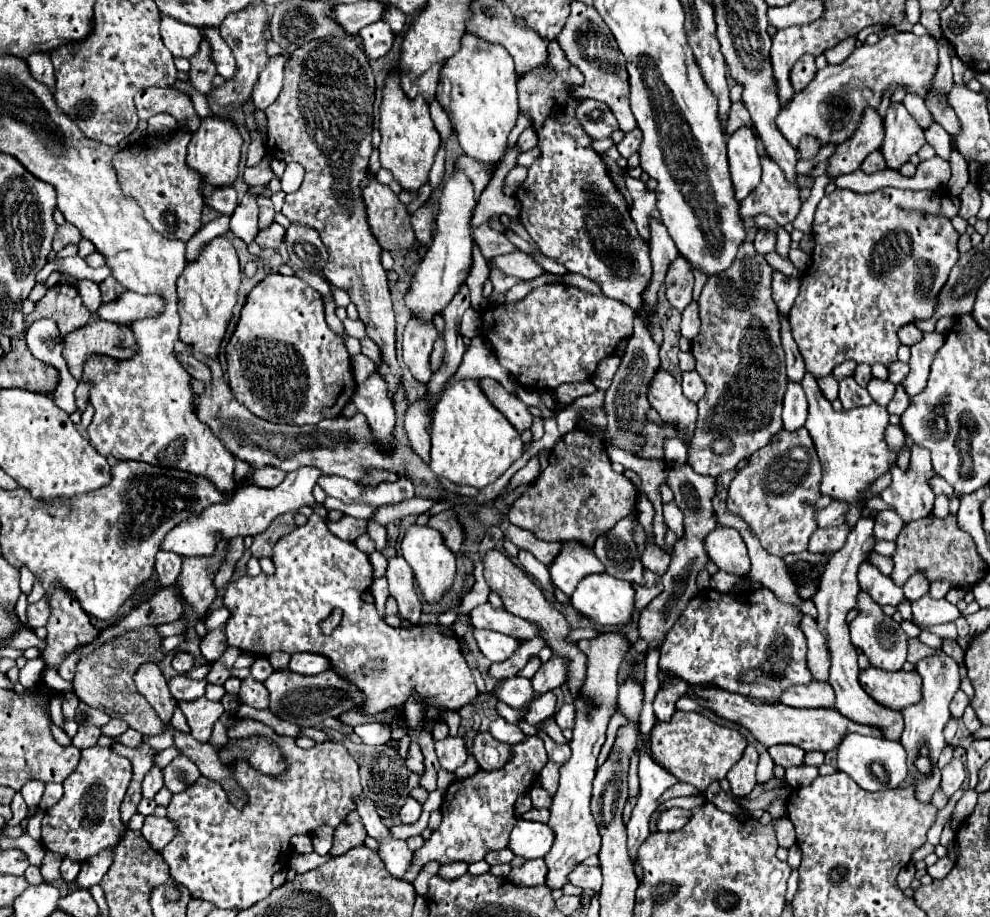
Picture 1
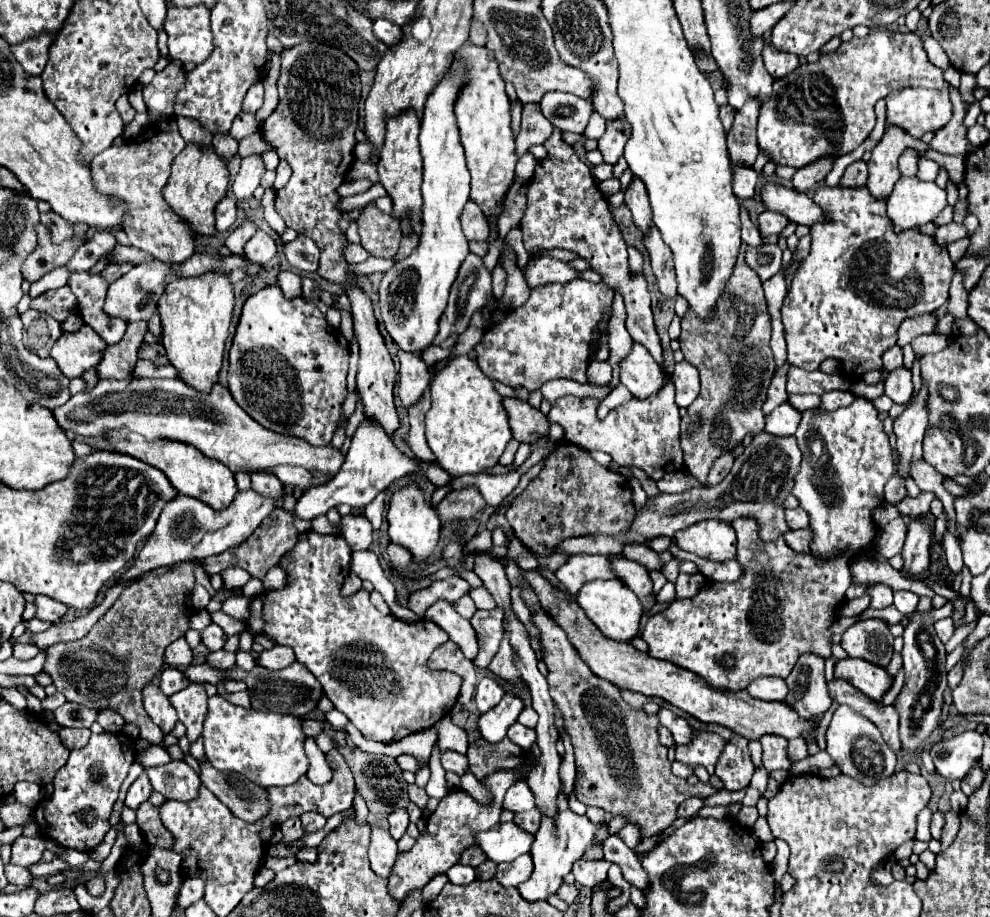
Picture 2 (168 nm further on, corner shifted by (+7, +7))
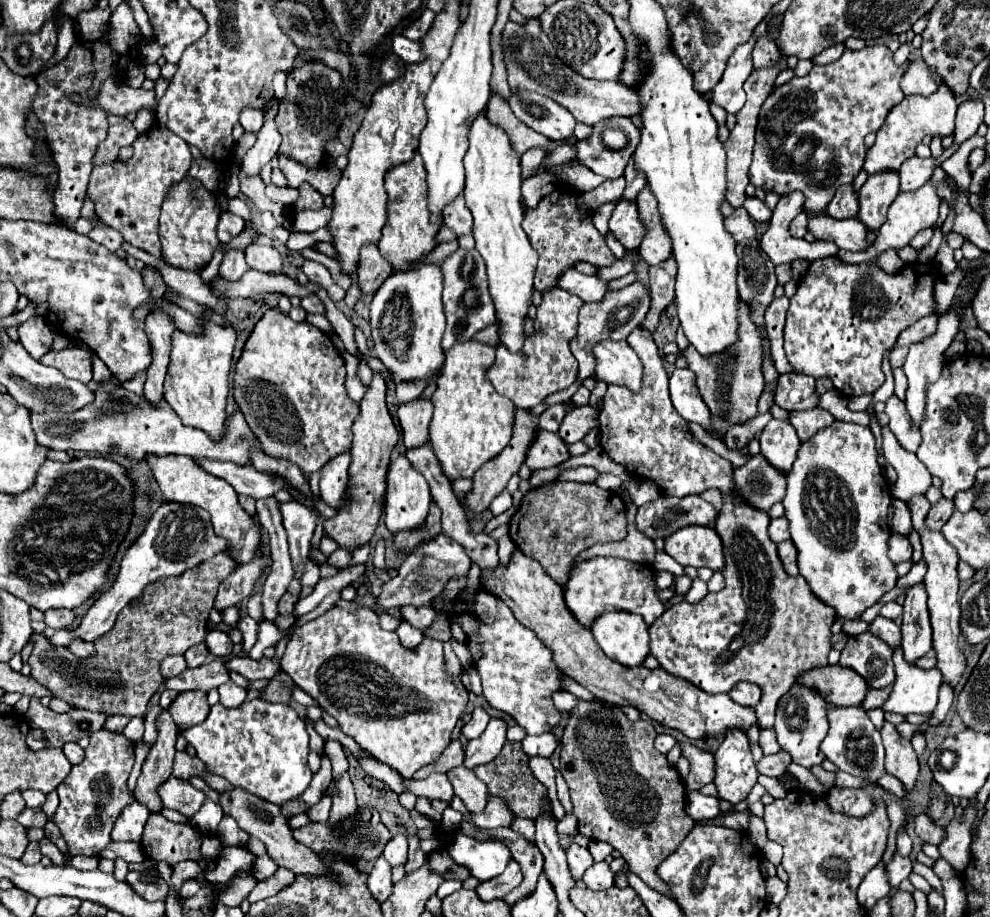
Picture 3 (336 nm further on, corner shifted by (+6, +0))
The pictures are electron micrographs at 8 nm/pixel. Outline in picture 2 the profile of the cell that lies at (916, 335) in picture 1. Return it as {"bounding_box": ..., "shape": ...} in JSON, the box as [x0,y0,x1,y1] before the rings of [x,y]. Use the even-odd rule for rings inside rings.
{"bounding_box":[898,314,936,346],"shape":[[[932,314],[904,320],[904,322],[900,324],[900,328],[898,328],[898,346],[910,344],[916,336],[932,334],[932,328],[934,328],[934,326],[936,326],[936,318],[934,318]]]}

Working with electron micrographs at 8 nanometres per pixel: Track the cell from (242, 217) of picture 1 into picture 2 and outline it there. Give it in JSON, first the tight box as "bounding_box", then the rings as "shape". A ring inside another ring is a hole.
{"bounding_box":[232,154,264,200],"shape":[[[258,154],[244,158],[240,172],[232,184],[232,192],[234,192],[236,200],[248,200],[254,194],[254,190],[258,188],[262,174],[264,174],[264,164]]]}

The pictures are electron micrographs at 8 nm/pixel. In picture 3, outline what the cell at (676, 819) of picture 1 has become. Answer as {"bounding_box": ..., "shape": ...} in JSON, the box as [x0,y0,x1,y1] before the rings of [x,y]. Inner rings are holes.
{"bounding_box":[687,791,721,821],"shape":[[[687,791],[687,807],[691,819],[701,821],[701,819],[713,819],[721,815],[719,809],[719,799],[715,797],[705,797],[699,791]]]}

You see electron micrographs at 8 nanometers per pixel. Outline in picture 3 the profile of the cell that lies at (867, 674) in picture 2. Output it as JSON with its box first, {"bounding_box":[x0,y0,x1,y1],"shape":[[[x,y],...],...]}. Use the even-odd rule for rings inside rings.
{"bounding_box":[797,665,869,707],"shape":[[[827,665],[797,675],[797,683],[815,689],[827,703],[835,707],[861,705],[869,687],[861,675],[841,665]]]}

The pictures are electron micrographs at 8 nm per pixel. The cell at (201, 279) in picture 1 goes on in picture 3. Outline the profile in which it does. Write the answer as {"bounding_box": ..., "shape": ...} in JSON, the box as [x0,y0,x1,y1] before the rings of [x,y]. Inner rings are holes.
{"bounding_box":[165,317,235,441],"shape":[[[199,317],[203,321],[203,333],[201,335],[185,335],[185,333],[179,333],[175,331],[173,333],[173,351],[171,351],[171,363],[169,363],[169,373],[167,373],[167,379],[165,379],[165,401],[171,405],[171,409],[179,415],[179,419],[189,425],[189,427],[197,427],[201,431],[205,431],[211,439],[219,441],[223,435],[225,435],[225,419],[227,419],[227,413],[225,413],[225,407],[227,407],[227,393],[229,393],[229,369],[231,369],[231,357],[233,357],[233,347],[235,347],[235,329],[231,325],[227,327],[219,327],[203,317]]]}

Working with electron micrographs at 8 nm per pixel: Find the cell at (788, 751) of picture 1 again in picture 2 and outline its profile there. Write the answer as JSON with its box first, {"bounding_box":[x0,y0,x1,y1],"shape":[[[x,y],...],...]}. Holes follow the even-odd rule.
{"bounding_box":[760,736,792,772],"shape":[[[762,736],[760,738],[762,748],[764,748],[764,768],[768,772],[772,770],[788,770],[792,762],[788,760],[788,740],[782,736]]]}

